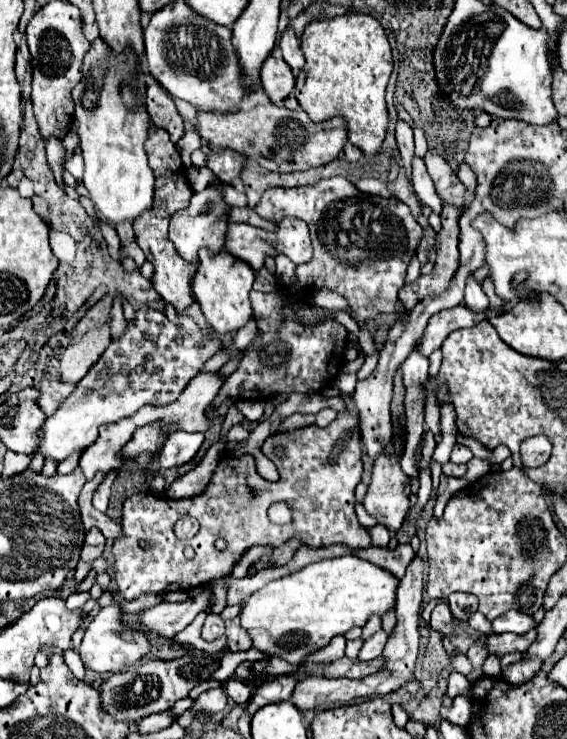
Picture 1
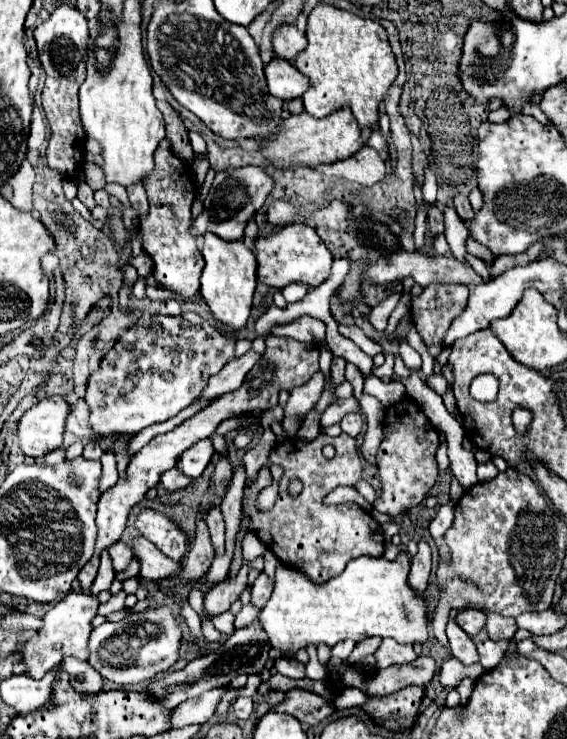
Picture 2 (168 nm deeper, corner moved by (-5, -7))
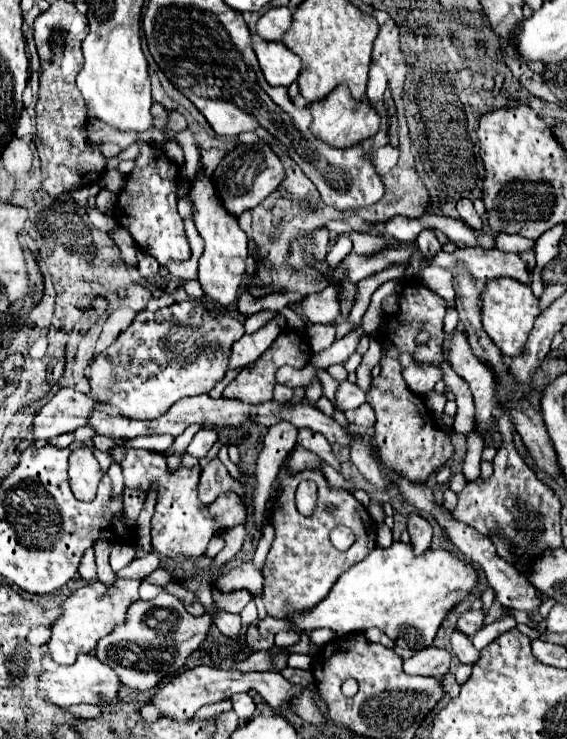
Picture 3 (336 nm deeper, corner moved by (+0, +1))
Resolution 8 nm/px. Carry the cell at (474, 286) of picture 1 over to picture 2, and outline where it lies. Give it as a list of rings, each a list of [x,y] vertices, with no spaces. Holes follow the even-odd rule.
[[[452,206],[444,208],[444,224],[446,224],[446,240],[450,244],[450,252],[456,260],[462,260],[464,264],[468,264],[466,256],[466,240],[468,240],[468,228],[466,224],[458,218],[456,210]]]

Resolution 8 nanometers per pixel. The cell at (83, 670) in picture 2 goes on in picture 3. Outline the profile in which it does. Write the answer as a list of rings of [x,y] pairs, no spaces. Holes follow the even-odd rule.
[[[81,654],[77,662],[71,666],[57,666],[51,672],[43,672],[39,680],[39,692],[47,696],[57,706],[73,706],[73,704],[101,704],[101,700],[115,700],[121,690],[121,680],[107,664],[101,664],[95,656]]]

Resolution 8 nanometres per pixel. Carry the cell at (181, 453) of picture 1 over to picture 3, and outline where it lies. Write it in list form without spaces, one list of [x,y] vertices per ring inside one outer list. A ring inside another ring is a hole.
[[[201,428],[195,436],[193,436],[193,442],[187,446],[187,454],[191,456],[197,456],[197,458],[205,458],[209,448],[219,440],[217,432],[213,428]]]

